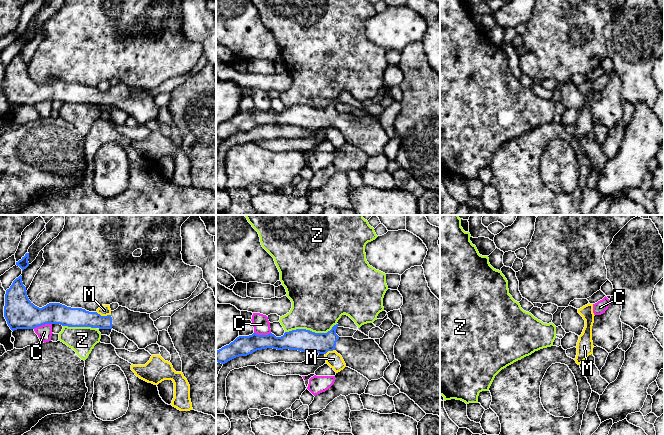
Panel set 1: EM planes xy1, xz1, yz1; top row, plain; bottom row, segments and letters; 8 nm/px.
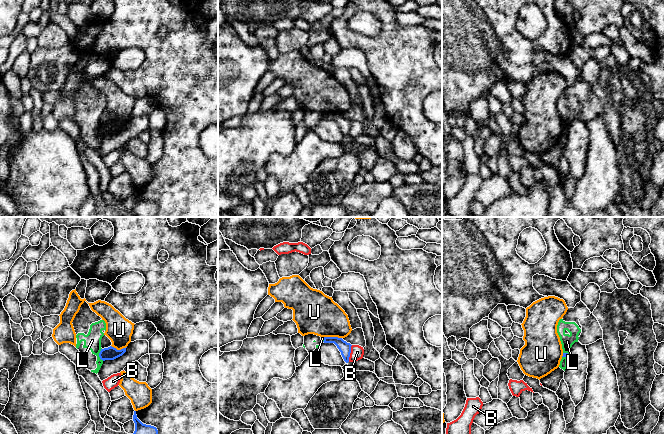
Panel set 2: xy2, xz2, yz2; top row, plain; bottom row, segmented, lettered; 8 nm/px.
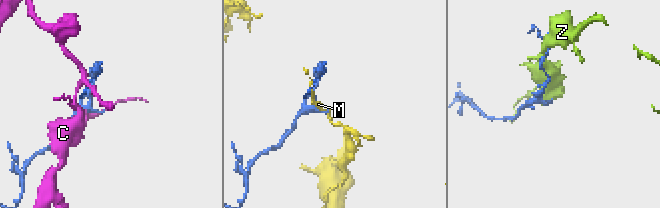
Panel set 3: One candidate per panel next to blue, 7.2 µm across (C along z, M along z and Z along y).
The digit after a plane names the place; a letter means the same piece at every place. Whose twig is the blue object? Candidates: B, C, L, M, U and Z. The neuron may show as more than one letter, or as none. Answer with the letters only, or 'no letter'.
no letter

